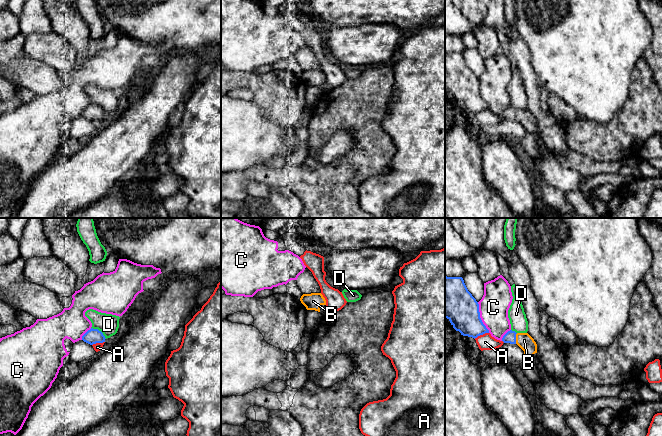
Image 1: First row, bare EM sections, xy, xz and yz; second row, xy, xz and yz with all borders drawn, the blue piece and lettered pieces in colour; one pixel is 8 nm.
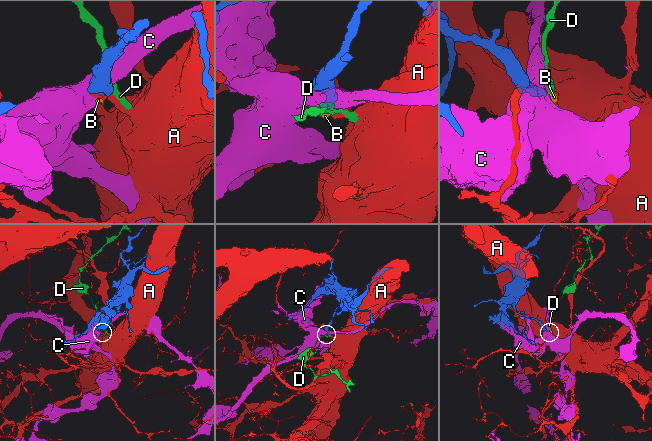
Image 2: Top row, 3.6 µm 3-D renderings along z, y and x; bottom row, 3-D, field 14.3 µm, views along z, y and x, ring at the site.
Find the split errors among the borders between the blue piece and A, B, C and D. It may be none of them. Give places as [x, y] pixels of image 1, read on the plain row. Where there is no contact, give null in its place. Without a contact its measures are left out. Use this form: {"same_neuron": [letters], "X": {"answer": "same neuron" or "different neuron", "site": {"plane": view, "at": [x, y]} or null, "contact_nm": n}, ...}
{"same_neuron": ["B"], "A": {"answer": "different neuron", "site": {"plane": "yz", "at": [481, 110]}, "contact_nm": 130}, "B": {"answer": "same neuron", "site": {"plane": "yz", "at": [515, 114]}, "contact_nm": 90}, "C": {"answer": "different neuron", "site": {"plane": "yz", "at": [479, 93]}, "contact_nm": 260}, "D": {"answer": "different neuron", "site": {"plane": "xy", "at": [98, 106]}, "contact_nm": 160}}

